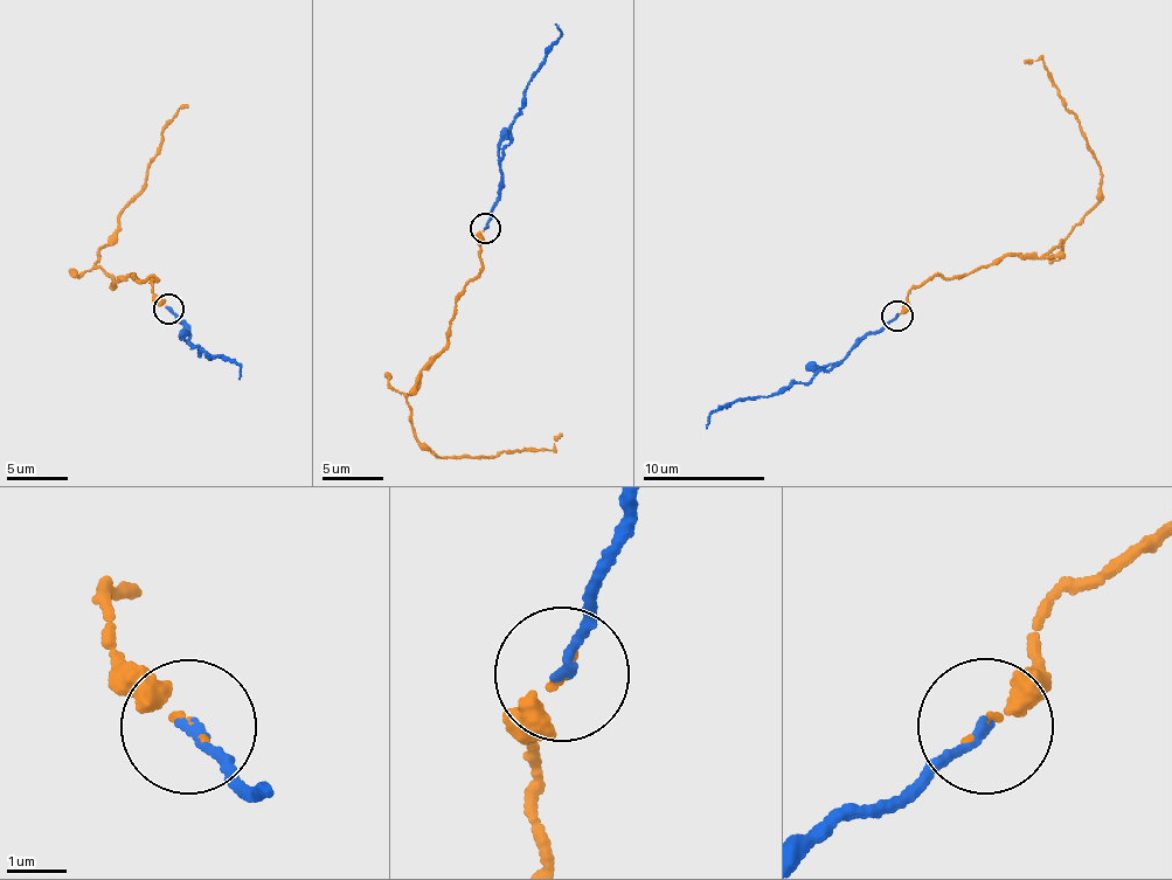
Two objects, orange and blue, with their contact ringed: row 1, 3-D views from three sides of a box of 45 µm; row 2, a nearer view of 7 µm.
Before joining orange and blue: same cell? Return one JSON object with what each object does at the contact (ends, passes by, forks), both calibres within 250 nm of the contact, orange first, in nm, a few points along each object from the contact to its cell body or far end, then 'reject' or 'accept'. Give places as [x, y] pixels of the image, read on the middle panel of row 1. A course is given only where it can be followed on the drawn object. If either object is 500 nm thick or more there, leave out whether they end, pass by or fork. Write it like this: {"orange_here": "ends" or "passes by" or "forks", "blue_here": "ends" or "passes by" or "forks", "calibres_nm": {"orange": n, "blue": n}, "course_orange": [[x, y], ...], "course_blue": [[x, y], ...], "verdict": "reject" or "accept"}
{"orange_here": "ends", "blue_here": "ends", "calibres_nm": {"orange": 80, "blue": 150}, "course_orange": [[486, 227], [445, 344], [407, 400], [415, 435], [436, 458], [487, 459], [550, 449], [560, 434]], "course_blue": [[486, 227], [511, 125], [532, 81], [561, 33], [554, 25]], "verdict": "reject"}

